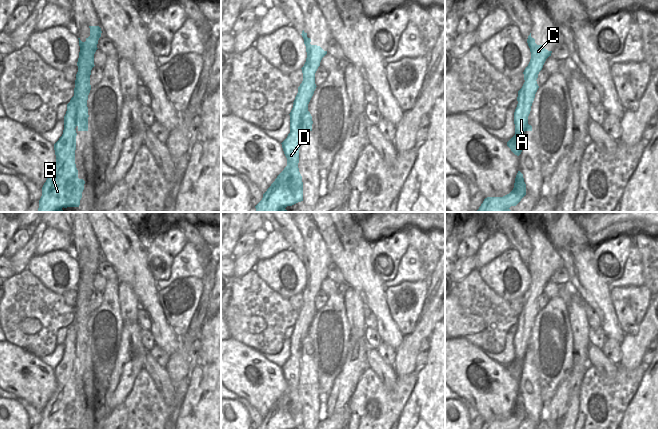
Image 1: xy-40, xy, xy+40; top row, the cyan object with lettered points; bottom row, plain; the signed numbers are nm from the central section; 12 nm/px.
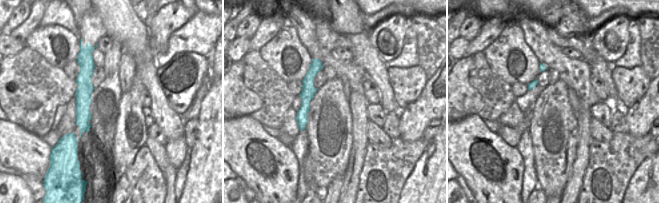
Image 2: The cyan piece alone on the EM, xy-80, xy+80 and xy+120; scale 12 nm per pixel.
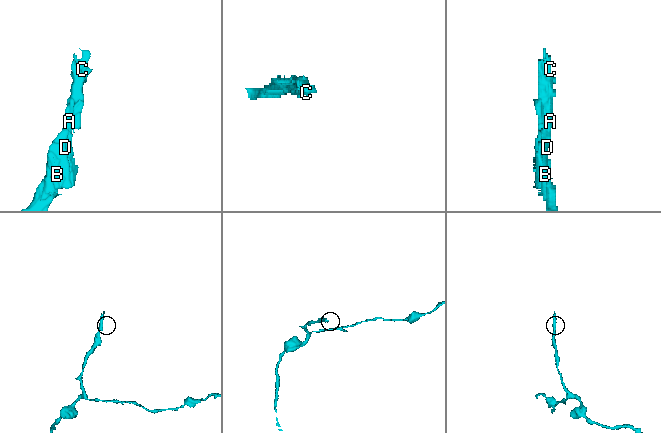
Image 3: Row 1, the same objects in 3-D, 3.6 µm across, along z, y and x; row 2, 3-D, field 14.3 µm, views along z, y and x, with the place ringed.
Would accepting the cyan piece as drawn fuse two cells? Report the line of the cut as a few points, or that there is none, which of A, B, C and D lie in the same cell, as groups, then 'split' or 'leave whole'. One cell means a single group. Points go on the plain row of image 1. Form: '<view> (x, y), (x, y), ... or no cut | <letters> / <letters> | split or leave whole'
xy-40 (74, 314), (77, 320), (77, 349) | A B D / C | split

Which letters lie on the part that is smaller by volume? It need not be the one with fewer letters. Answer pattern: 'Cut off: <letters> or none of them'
Cut off: C

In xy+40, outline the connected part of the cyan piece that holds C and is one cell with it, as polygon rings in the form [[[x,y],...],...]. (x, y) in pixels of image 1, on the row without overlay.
[[[531,257],[528,260],[527,267],[530,272],[531,283],[523,296],[524,304],[528,306],[532,305],[534,302],[535,308],[537,308],[536,304],[538,302],[538,298],[542,294],[546,283],[551,280],[552,275],[548,275],[542,269],[537,269],[535,267],[535,263],[531,261]]]

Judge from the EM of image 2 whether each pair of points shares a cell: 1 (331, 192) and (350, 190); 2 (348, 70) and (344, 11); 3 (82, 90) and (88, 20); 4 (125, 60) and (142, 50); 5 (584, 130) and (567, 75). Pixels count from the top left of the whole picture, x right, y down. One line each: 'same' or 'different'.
1: different
2: different
3: same
4: different
5: different

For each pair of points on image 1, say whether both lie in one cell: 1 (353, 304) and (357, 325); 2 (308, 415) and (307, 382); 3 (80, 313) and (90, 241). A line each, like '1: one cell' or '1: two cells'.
1: one cell
2: one cell
3: two cells

